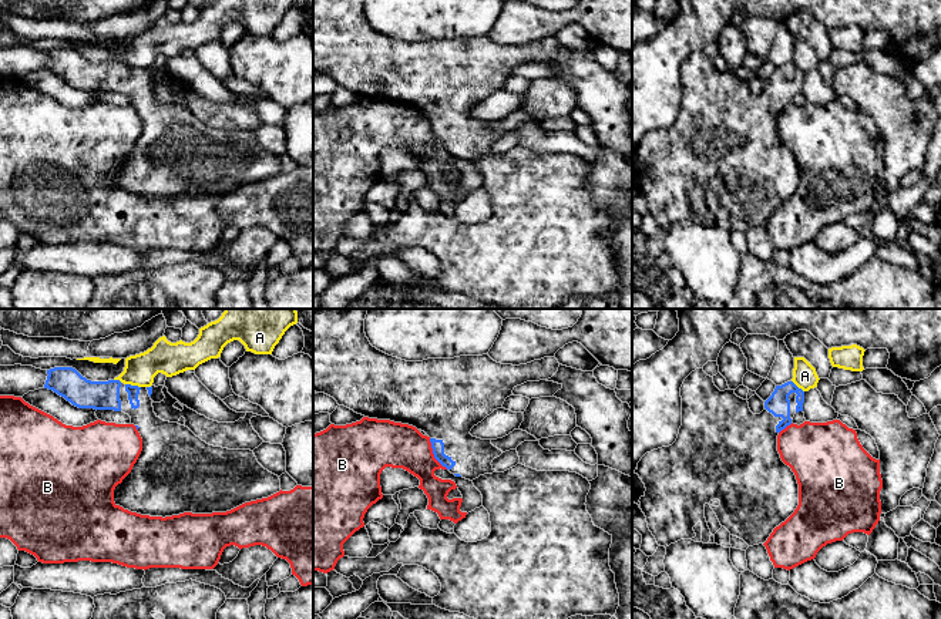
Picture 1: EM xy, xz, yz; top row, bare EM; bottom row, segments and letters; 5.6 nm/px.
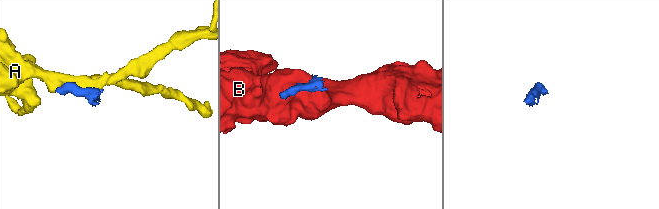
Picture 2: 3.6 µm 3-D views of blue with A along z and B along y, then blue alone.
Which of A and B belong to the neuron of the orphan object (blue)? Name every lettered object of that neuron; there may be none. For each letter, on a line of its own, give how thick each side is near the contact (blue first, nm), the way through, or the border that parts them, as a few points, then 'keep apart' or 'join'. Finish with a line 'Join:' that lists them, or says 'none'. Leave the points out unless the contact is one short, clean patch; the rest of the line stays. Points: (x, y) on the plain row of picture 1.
A: calibres 70 and 180 nm; keep apart
B: calibres 70 and 260 nm; keep apart
Join: none

